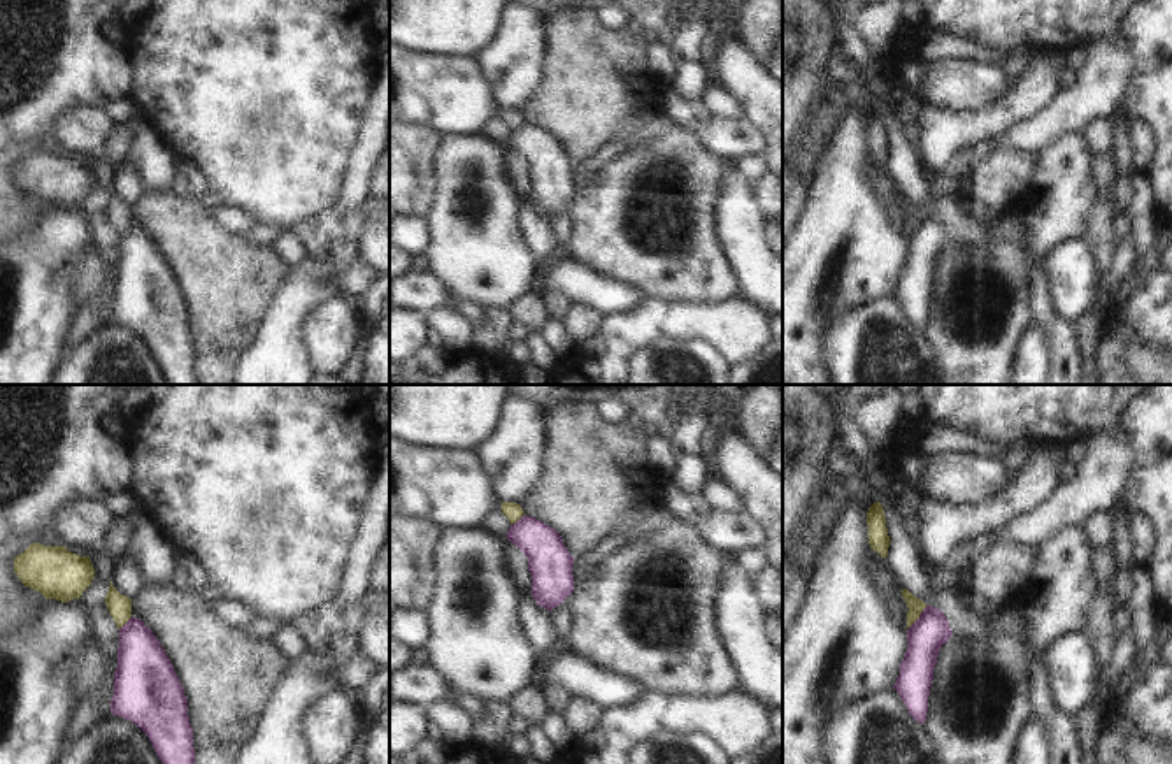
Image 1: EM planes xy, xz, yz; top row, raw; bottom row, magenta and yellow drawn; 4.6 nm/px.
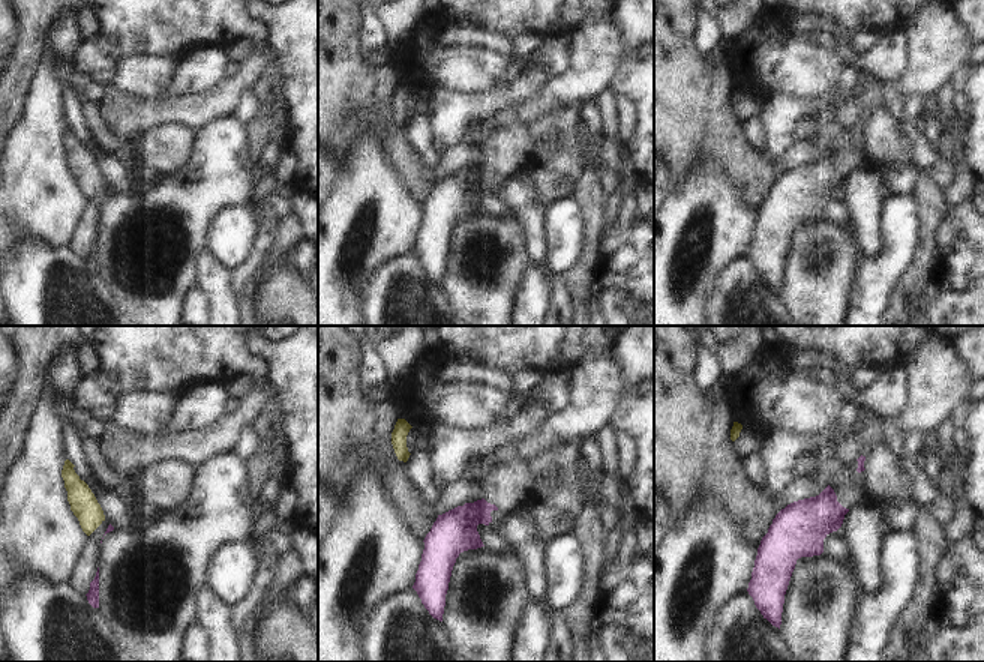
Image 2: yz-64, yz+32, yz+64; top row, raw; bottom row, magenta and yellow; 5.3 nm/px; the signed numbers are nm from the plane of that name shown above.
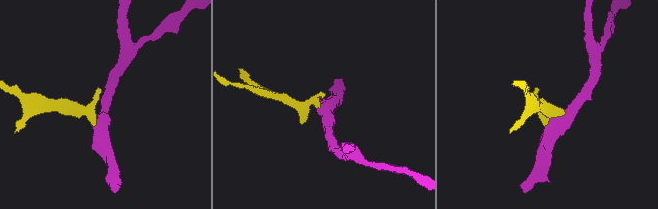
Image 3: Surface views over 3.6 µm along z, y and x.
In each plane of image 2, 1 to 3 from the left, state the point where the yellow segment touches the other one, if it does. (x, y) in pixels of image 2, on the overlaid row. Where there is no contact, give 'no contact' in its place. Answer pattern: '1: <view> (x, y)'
1: no contact
2: no contact
3: no contact

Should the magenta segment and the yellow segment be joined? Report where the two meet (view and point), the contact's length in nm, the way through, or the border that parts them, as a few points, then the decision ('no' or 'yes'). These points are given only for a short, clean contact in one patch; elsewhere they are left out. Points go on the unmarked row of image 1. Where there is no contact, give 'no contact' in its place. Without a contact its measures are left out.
yz (918, 225) | 140 nm | along yz (927, 213), (907, 236) | no

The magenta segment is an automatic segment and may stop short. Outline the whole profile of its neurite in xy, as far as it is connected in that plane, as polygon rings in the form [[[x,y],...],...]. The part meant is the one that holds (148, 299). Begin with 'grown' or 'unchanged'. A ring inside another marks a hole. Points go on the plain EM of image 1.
unchanged; [[[130,225],[119,235],[111,320],[140,334],[170,385],[200,385],[184,295],[151,235]]]

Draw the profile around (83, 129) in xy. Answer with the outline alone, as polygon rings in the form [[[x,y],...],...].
[[[74,105],[56,118],[53,133],[65,148],[91,156],[102,153],[112,125],[104,107]]]

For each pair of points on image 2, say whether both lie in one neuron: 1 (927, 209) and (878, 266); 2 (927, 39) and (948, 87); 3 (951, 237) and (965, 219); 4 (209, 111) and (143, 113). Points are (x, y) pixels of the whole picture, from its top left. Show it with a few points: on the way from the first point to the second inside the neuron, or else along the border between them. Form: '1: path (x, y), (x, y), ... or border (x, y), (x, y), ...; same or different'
1: border (912, 192), (918, 215), (918, 240), (914, 254); different
2: border (950, 77), (936, 92); different
3: path (956, 233), (965, 224); same
4: path (192, 111), (159, 111); same

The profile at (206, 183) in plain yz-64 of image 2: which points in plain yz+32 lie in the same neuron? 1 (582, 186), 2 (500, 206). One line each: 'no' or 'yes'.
1: no
2: no

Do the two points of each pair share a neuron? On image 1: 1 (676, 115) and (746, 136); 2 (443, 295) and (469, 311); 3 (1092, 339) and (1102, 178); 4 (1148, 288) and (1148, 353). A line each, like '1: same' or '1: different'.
1: same
2: same
3: same
4: different

